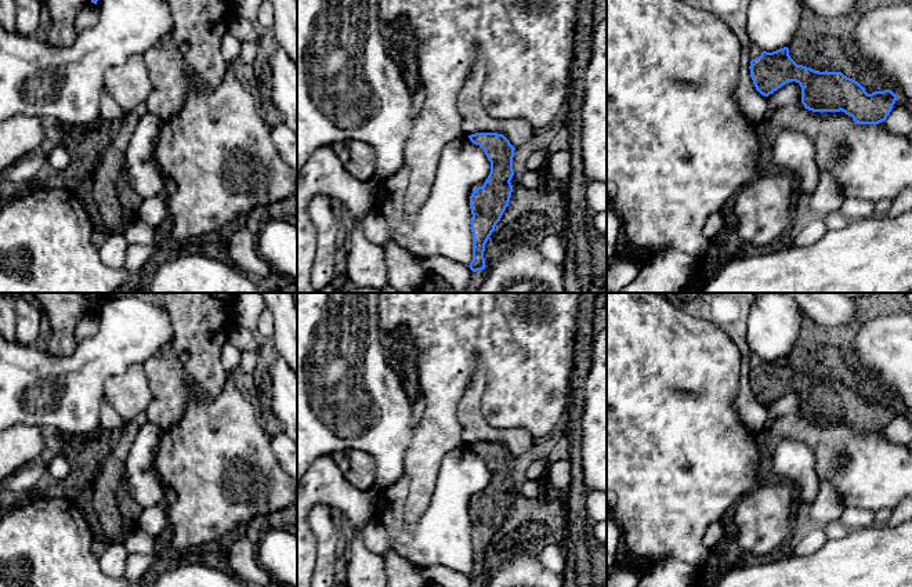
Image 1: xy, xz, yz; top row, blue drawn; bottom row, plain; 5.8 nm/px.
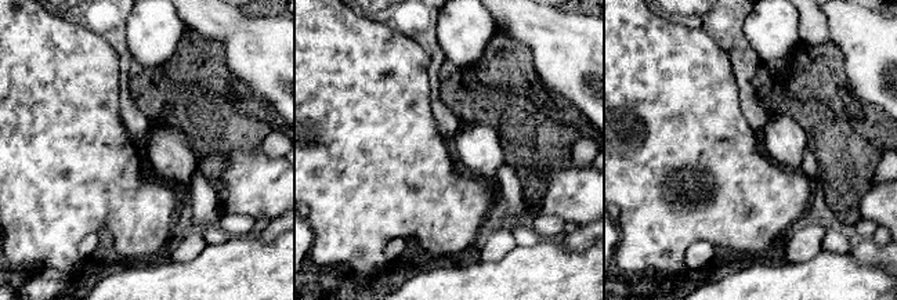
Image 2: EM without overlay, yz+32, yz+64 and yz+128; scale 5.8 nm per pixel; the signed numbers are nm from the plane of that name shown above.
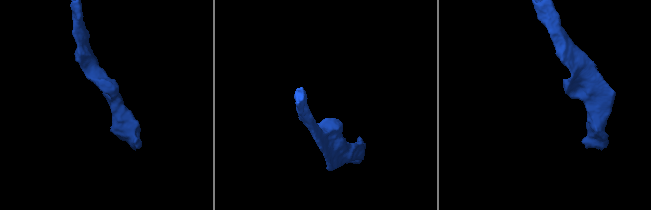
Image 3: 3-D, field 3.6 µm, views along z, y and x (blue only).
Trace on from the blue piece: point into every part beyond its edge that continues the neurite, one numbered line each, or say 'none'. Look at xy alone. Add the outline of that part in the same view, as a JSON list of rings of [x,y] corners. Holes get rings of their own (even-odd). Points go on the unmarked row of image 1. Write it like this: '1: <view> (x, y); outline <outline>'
none

